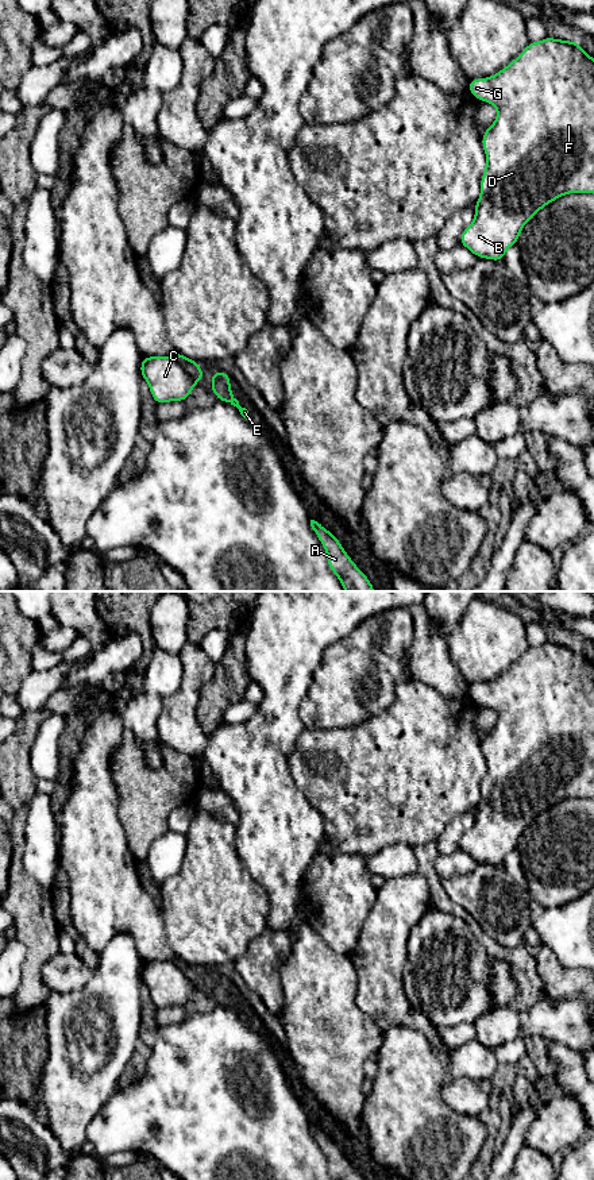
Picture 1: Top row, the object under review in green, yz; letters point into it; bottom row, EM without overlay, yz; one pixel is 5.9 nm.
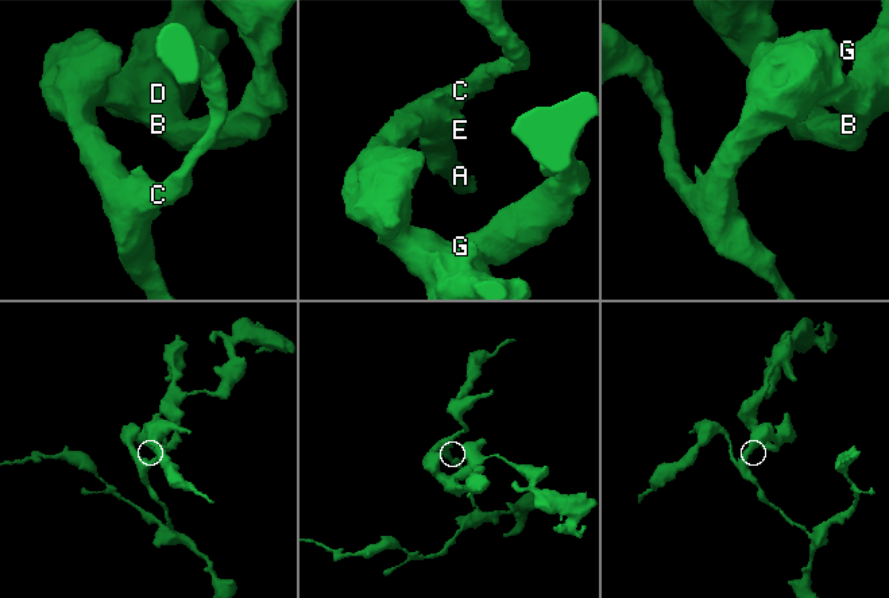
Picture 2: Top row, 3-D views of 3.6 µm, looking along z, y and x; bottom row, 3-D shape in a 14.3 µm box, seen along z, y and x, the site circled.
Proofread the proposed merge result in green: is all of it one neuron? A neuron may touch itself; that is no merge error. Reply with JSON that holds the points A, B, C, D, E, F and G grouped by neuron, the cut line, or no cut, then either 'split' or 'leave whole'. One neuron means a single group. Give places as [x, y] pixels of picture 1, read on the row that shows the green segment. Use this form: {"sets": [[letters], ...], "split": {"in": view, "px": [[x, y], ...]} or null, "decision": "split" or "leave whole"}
{"sets": [["A", "B", "C", "D", "F", "G"], ["E"]], "split": {"in": "yz", "px": [[172, 355], [191, 376], [200, 380]]}, "decision": "split"}

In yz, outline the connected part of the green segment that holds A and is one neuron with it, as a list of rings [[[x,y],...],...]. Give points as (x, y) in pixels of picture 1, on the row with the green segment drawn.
[[[310,520],[310,527],[327,552],[331,571],[339,578],[344,590],[375,591],[369,578],[351,560],[338,537],[315,520]]]

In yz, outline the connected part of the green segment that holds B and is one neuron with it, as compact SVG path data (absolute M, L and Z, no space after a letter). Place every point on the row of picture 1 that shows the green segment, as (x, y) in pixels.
M551 36L529 42L506 68L489 78L468 81L468 92L479 101L497 107L497 119L482 135L486 169L481 177L481 196L475 217L462 232L459 243L475 257L501 262L505 251L541 208L568 193L594 193L594 58L578 41Z

